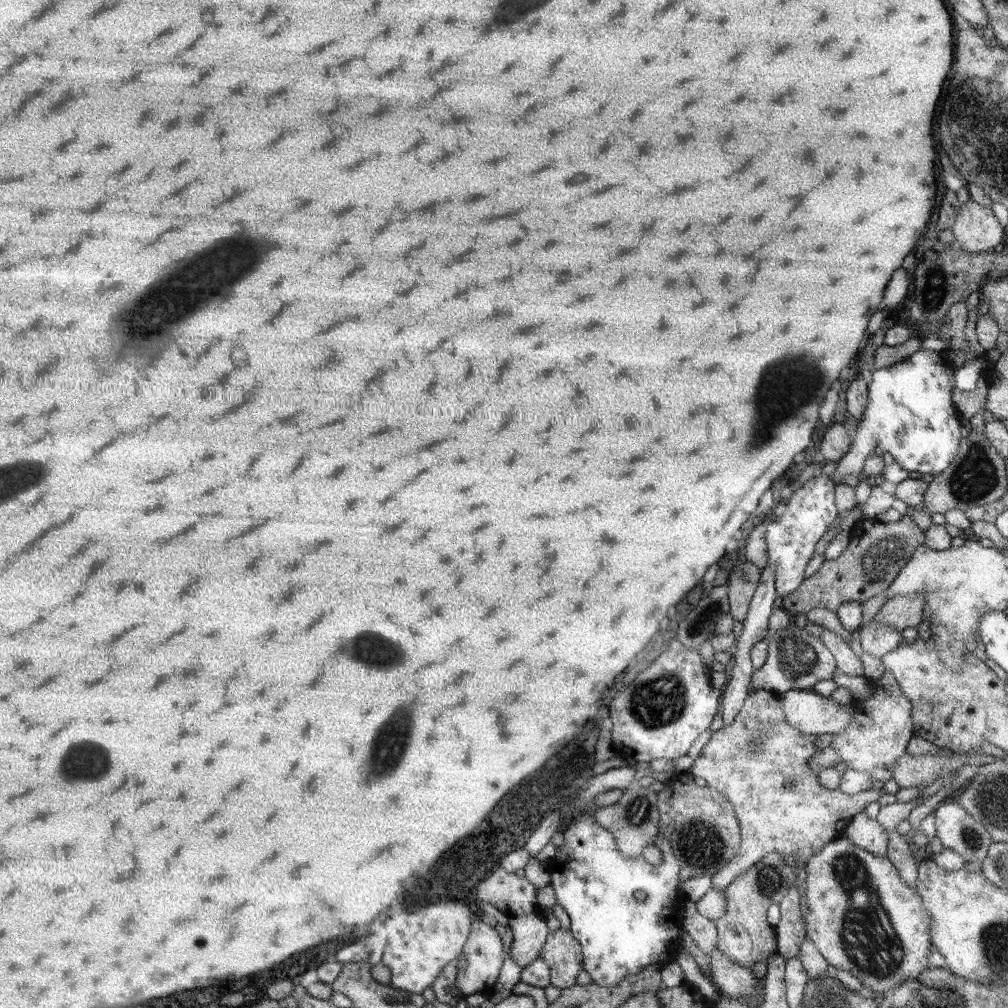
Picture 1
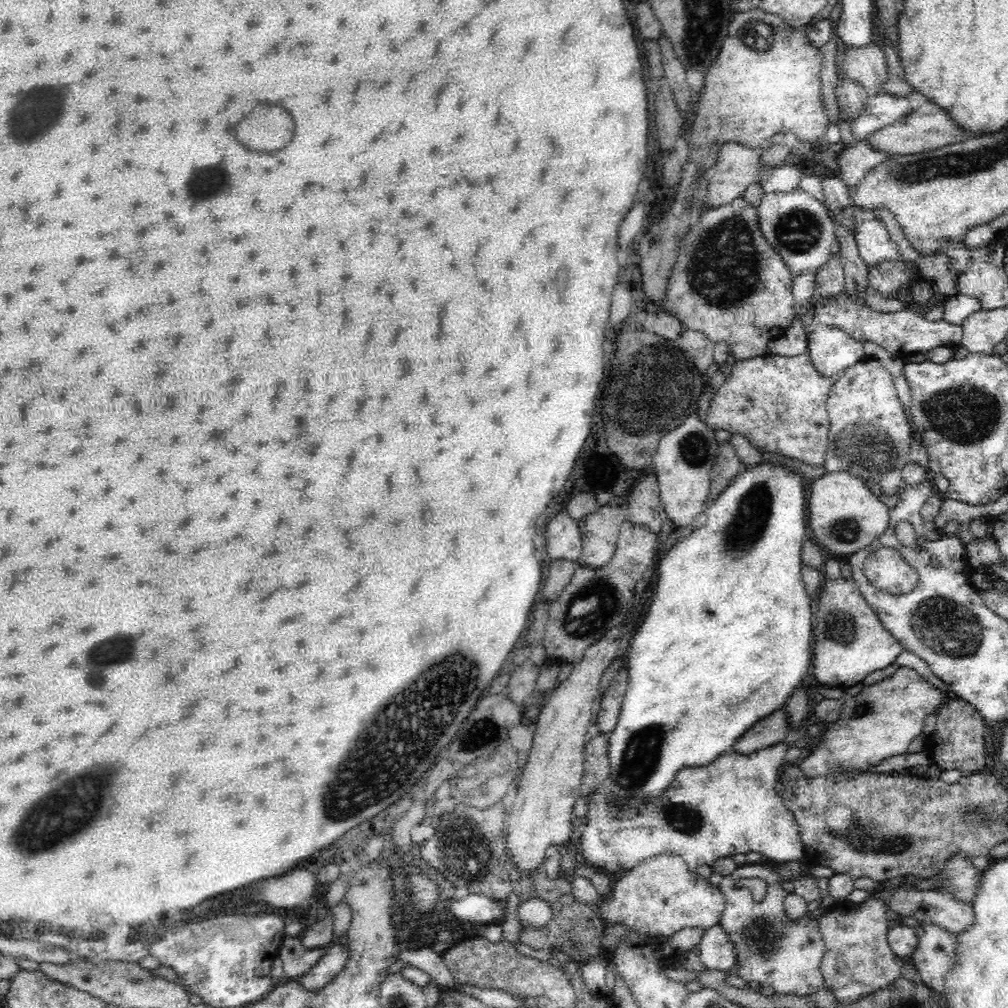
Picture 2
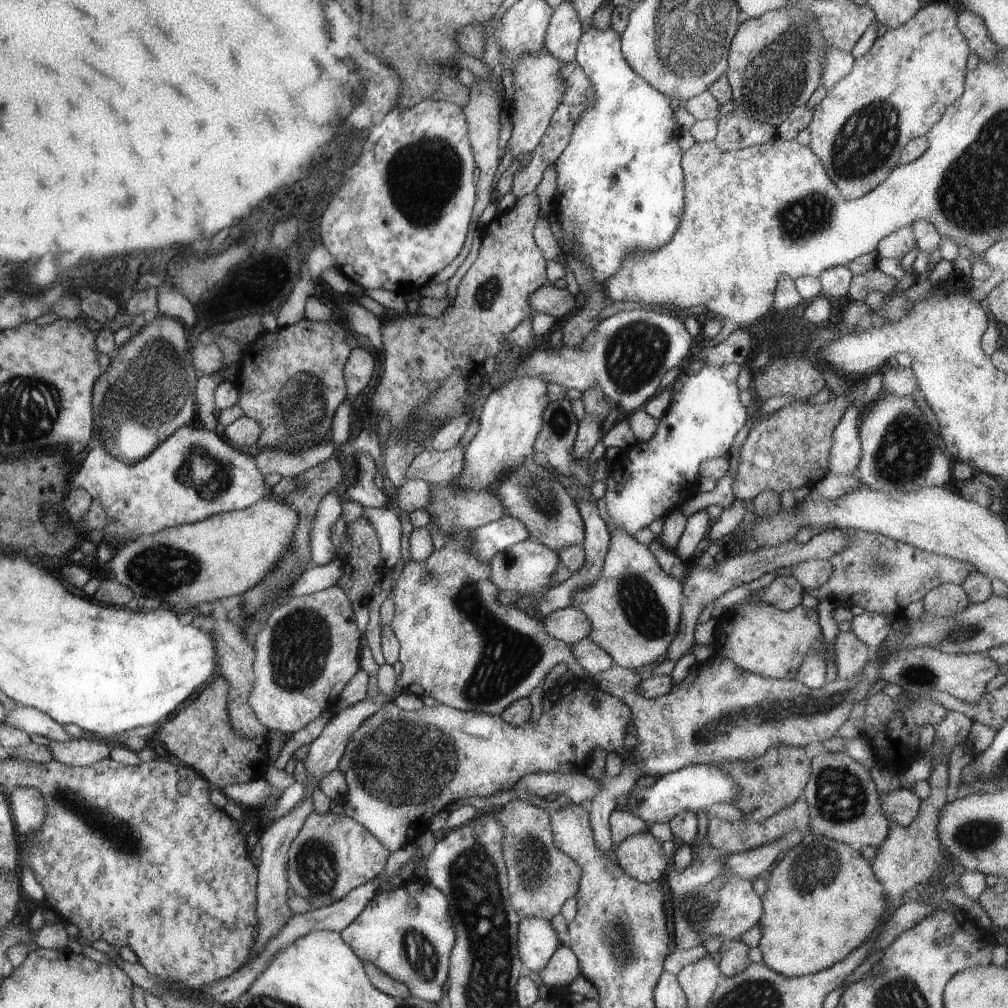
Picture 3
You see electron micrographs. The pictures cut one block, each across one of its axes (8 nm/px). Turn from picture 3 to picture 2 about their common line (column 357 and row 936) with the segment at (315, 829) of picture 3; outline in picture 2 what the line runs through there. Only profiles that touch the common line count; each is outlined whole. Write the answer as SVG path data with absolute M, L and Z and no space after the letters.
M872 898L862 904L846 900L842 906L828 910L822 916L820 932L826 944L826 954L820 968L826 978L826 988L834 994L834 1000L840 1006L852 1006L902 976L904 962L888 946L888 932L892 924L886 924L886 910L890 910L890 906L874 902Z

